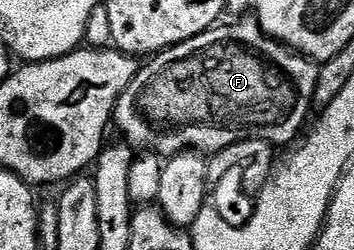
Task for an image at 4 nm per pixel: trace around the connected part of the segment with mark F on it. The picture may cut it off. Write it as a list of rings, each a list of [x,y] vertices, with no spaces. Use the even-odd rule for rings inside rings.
[[[252,18],[242,19],[245,19],[242,23],[233,23],[230,27],[214,25],[187,41],[159,51],[146,62],[149,63],[146,67],[144,64],[138,70],[113,111],[113,123],[130,148],[148,149],[162,157],[172,157],[190,149],[216,153],[244,139],[262,139],[265,143],[280,145],[302,134],[313,104],[318,64],[266,35]]]

